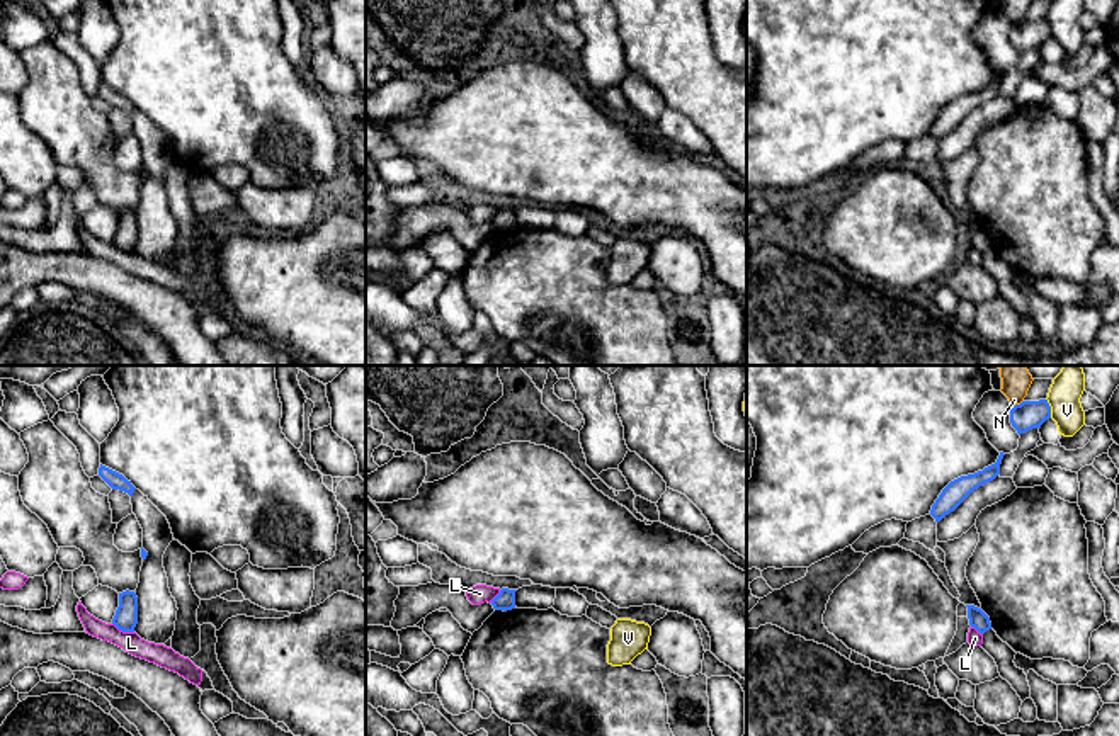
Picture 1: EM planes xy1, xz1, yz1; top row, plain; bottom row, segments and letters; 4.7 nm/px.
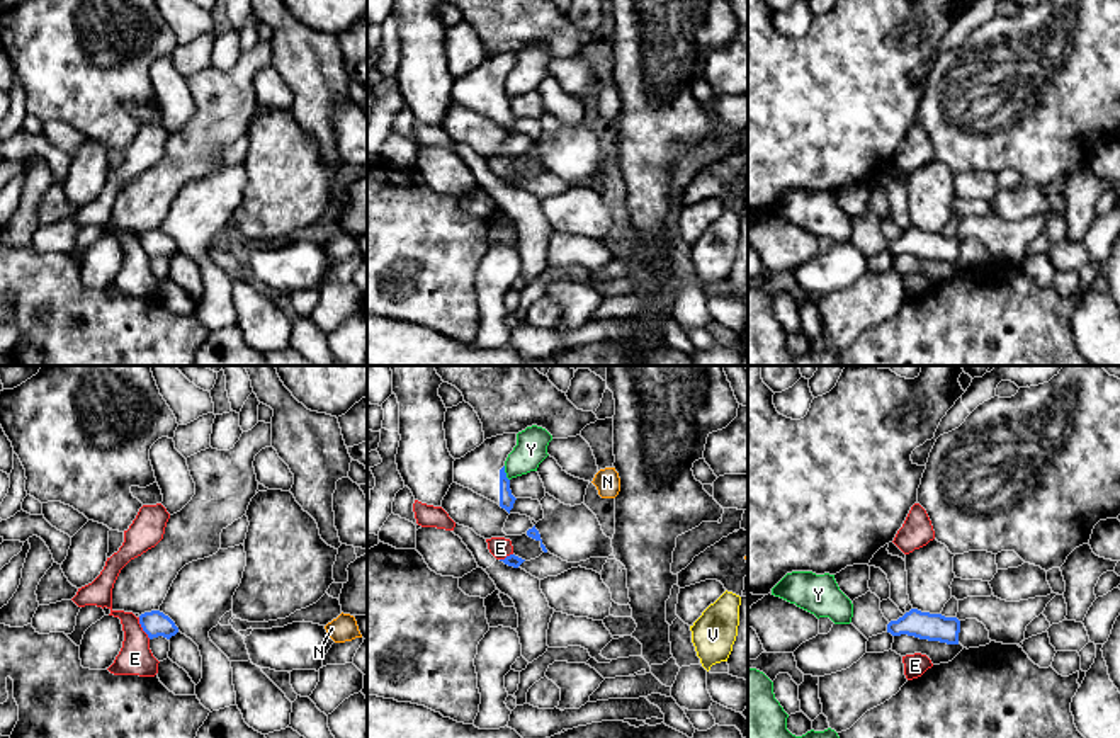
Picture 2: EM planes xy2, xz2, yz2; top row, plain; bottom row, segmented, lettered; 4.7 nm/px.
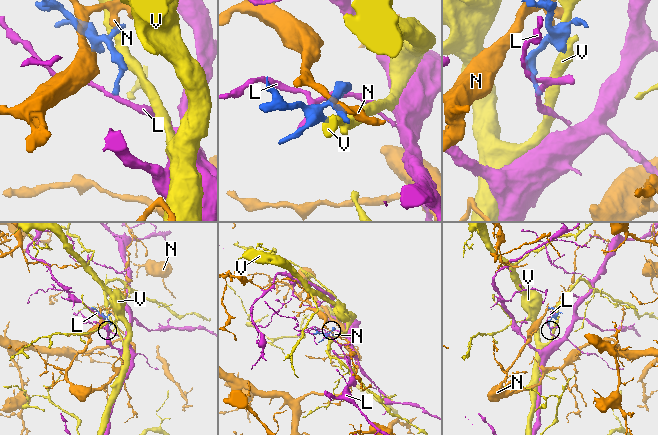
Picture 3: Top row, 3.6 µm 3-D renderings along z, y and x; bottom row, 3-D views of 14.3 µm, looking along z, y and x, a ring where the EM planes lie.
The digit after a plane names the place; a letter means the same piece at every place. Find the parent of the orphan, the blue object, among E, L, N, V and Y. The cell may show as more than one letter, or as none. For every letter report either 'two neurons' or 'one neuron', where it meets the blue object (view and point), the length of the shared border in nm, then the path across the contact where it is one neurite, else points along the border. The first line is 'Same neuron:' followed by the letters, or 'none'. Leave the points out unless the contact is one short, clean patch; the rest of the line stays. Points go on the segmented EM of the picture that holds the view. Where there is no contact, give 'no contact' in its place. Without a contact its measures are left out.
Same neuron: none
E: two neurons | xy2 (143, 628) | 120 nm | along xy2 (138, 618), (138, 623), (150, 638)
L: two neurons | xy1 (123, 631) | 120 nm | along xy1 (113, 622), (119, 629), (133, 633)
N: two neurons | yz1 (1017, 405) | 70 nm | along yz1 (1022, 400), (1012, 407)
V: two neurons | yz1 (1050, 408) | 100 nm | along yz1 (1046, 398), (1051, 417)
Y: two neurons | xz2 (505, 473) | 80 nm | along xz2 (503, 466), (509, 480)

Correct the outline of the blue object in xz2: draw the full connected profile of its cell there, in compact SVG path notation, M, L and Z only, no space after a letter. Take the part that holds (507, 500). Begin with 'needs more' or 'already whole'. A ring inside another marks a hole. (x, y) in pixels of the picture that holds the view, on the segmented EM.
needs more; M517 434L486 439L479 447L454 461L454 483L498 503L508 514L515 497L505 473L505 461L517 446Z

